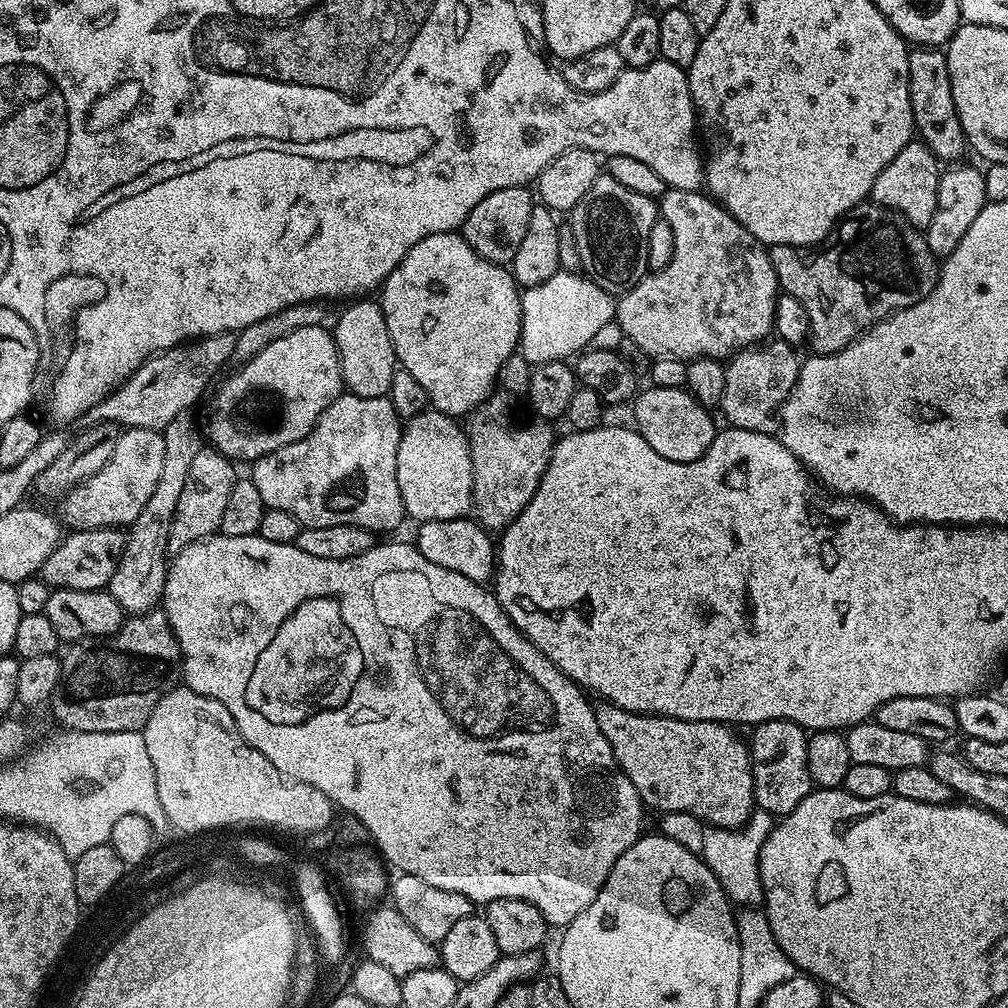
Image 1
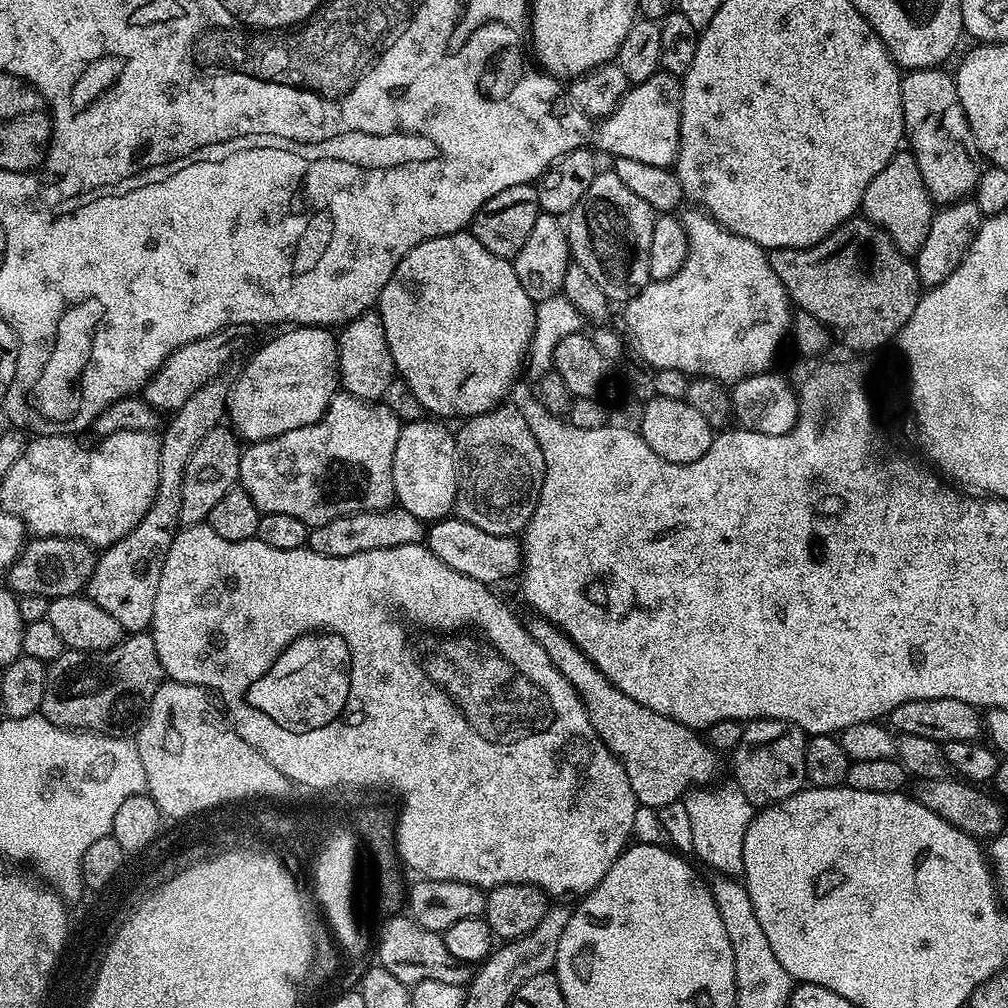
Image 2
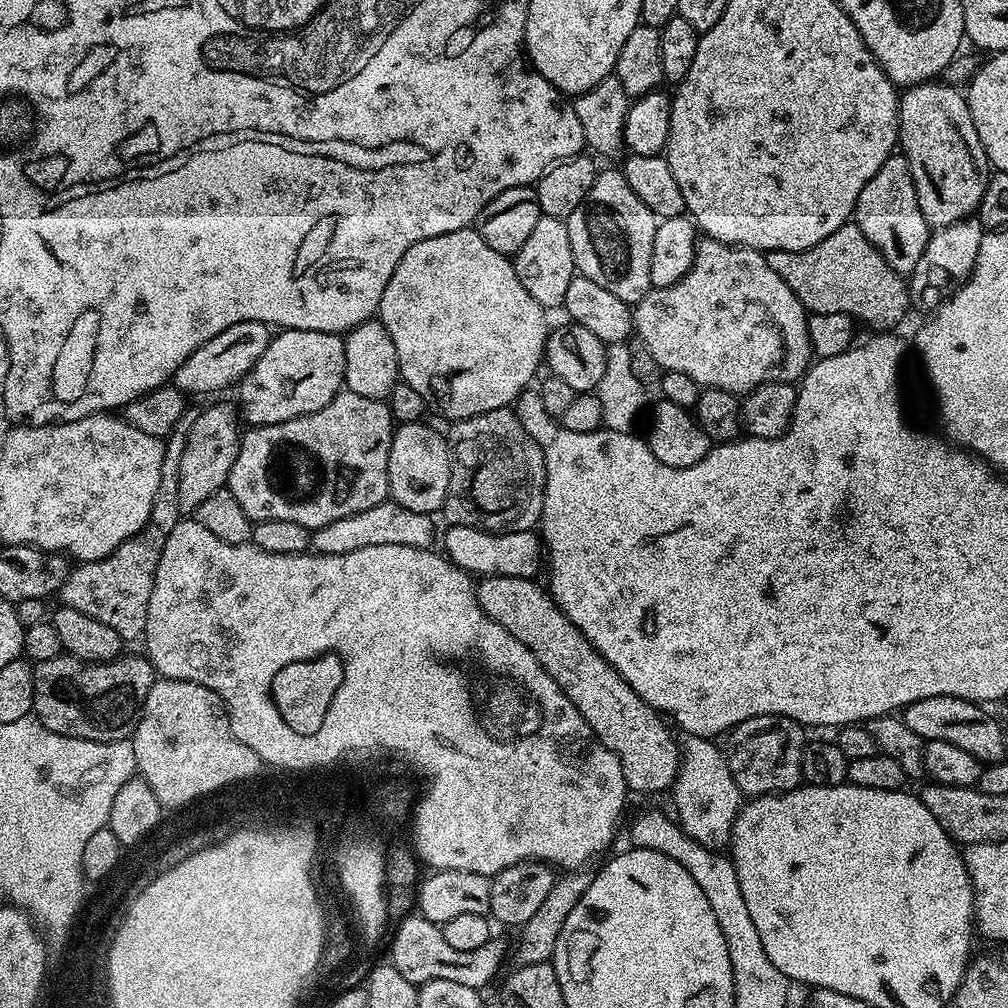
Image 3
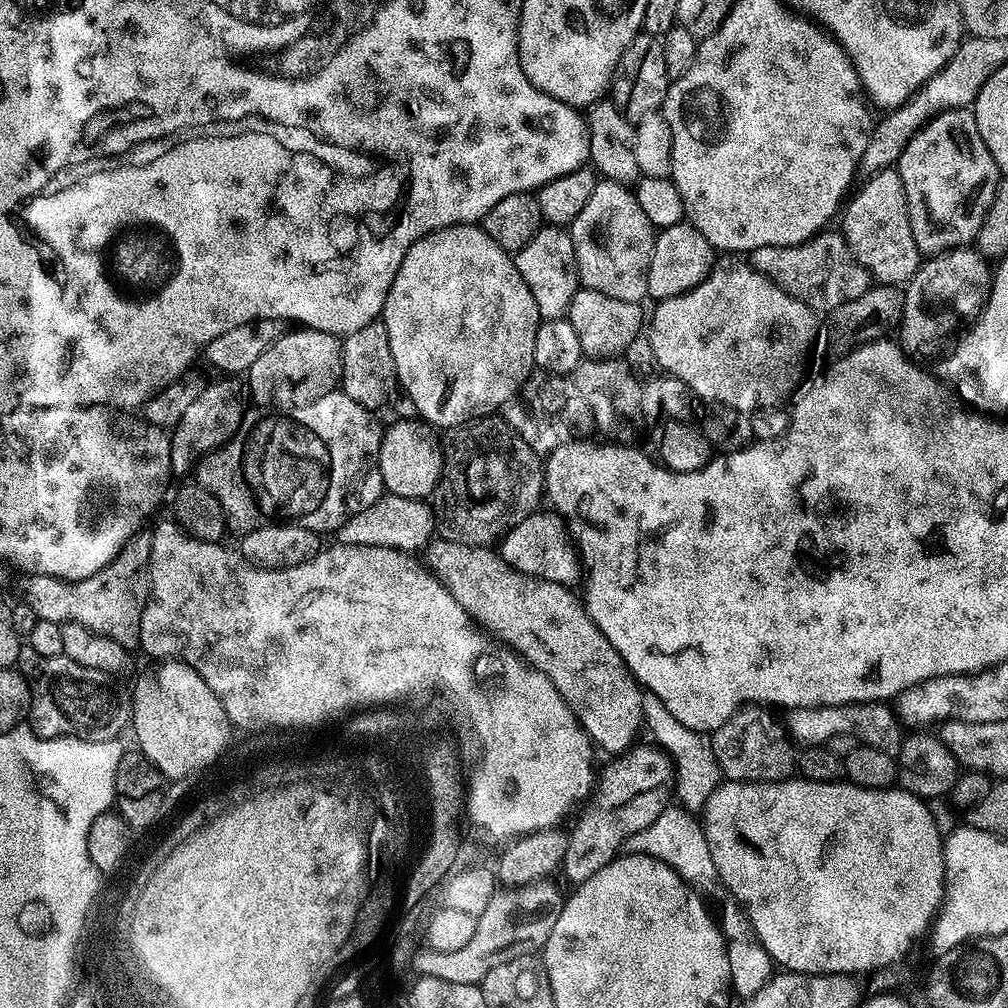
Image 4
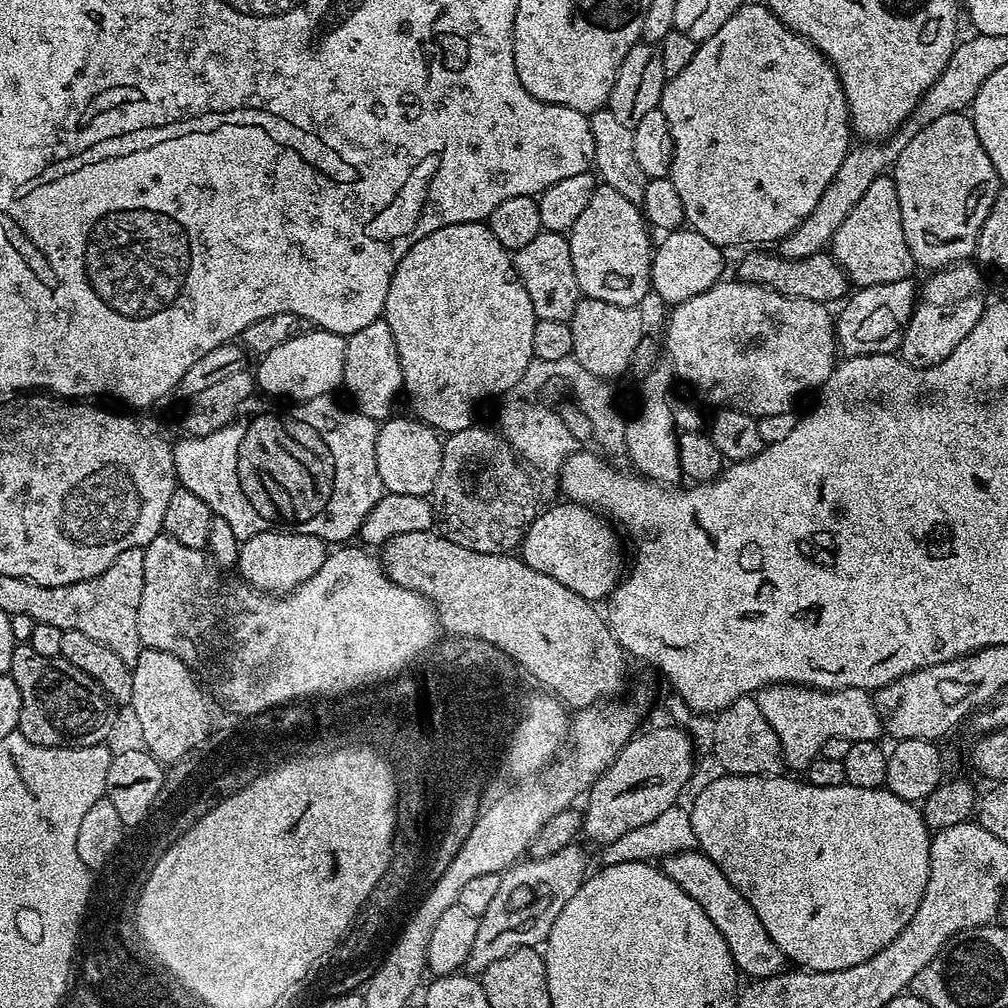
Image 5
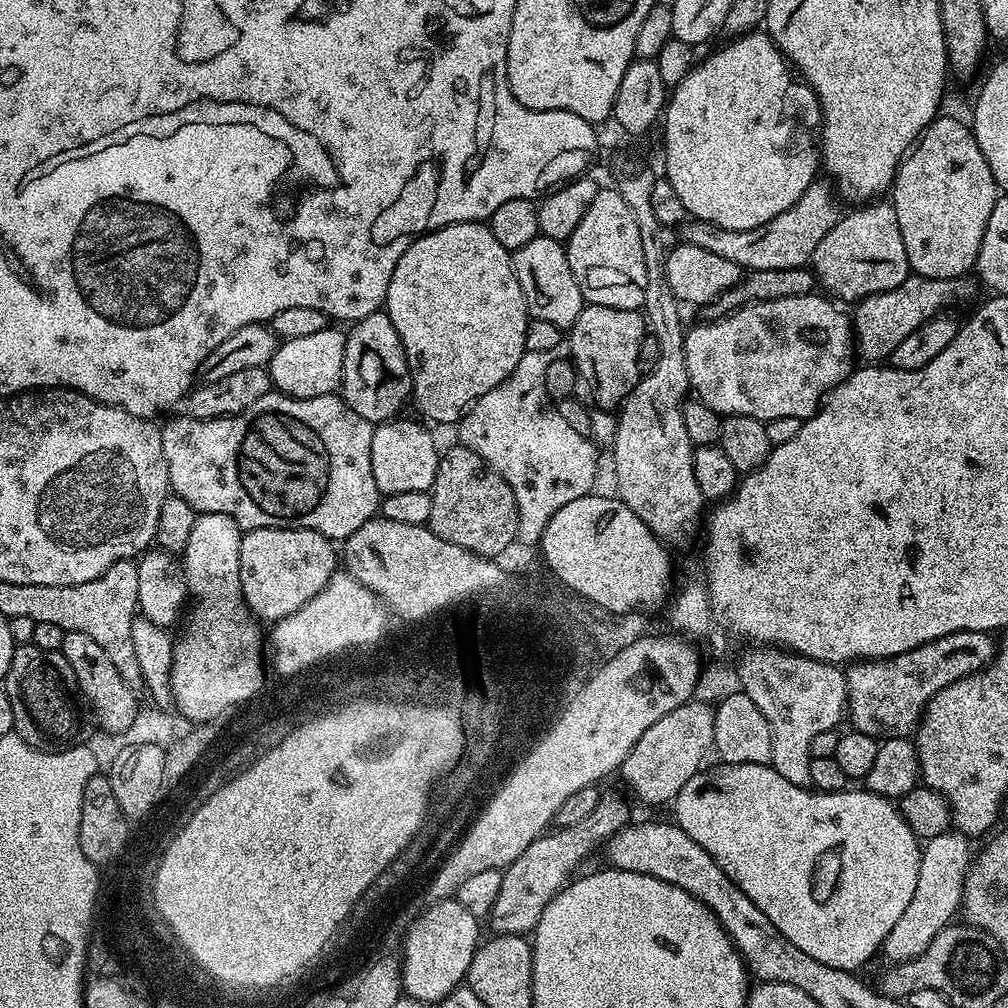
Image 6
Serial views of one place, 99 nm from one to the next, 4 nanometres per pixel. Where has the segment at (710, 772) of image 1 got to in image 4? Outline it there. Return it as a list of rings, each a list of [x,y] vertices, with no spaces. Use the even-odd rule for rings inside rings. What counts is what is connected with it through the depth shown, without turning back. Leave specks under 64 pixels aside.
[[[437,539],[435,542],[428,545],[426,555],[428,555],[428,560],[426,559],[427,567],[431,568],[432,571],[443,580],[444,584],[447,585],[450,592],[454,594],[458,606],[462,606],[464,611],[467,612],[477,624],[487,629],[499,643],[511,648],[525,664],[538,669],[539,672],[546,674],[550,678],[550,682],[556,687],[558,694],[562,694],[562,698],[570,706],[570,710],[576,715],[578,722],[586,730],[586,734],[591,738],[593,745],[595,745],[601,753],[604,751],[614,752],[612,754],[624,754],[637,743],[636,735],[639,734],[640,728],[642,732],[642,729],[645,727],[644,711],[642,710],[644,692],[640,685],[637,684],[635,678],[632,677],[632,671],[628,669],[626,662],[622,662],[618,650],[614,650],[614,646],[610,646],[606,634],[602,634],[602,630],[598,630],[598,626],[594,626],[594,622],[589,618],[586,609],[584,609],[583,599],[581,599],[577,593],[575,596],[575,594],[572,593],[573,589],[571,587],[555,584],[549,580],[539,580],[533,576],[522,574],[509,566],[501,556],[488,546],[475,548],[474,546],[466,546],[465,544],[459,544],[458,542]]]

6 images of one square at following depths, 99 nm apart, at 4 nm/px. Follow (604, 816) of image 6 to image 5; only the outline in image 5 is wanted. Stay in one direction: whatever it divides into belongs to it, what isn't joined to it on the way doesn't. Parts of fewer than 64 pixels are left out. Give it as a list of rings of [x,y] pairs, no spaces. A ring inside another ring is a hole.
[[[579,843],[568,844],[558,854],[550,854],[546,858],[524,858],[512,865],[501,875],[500,885],[486,914],[478,917],[478,934],[474,934],[474,946],[470,946],[470,954],[466,965],[467,971],[472,974],[479,974],[490,966],[498,958],[504,958],[508,952],[513,952],[515,948],[536,948],[547,941],[550,930],[562,914],[562,906],[578,894],[578,890],[583,886],[586,877],[589,875],[588,856],[579,848]]]

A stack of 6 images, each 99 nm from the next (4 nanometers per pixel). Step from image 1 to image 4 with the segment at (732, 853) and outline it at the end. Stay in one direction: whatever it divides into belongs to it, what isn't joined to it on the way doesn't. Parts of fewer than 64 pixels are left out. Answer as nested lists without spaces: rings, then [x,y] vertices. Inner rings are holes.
[[[644,692],[642,710],[647,731],[652,731],[652,736],[657,745],[668,753],[668,759],[674,769],[674,800],[679,807],[688,813],[699,813],[708,805],[708,800],[714,794],[716,787],[722,783],[720,767],[714,758],[712,741],[703,732],[690,730],[690,726],[682,726],[666,706],[652,692]]]

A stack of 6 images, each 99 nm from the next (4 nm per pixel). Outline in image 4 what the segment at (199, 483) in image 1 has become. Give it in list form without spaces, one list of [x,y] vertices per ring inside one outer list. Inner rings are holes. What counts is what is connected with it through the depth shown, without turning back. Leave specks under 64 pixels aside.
[[[216,378],[213,384],[212,381],[205,383],[202,394],[198,394],[198,399],[182,414],[182,422],[178,422],[178,426],[170,432],[170,462],[177,477],[186,475],[196,463],[199,465],[205,458],[237,439],[241,431],[240,423],[244,420],[244,400],[246,404],[246,388],[239,379]]]

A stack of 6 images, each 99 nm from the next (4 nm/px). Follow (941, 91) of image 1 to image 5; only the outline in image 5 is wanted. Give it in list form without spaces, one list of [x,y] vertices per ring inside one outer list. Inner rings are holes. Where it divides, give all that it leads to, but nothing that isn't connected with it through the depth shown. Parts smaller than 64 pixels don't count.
[[[964,112],[945,114],[914,134],[896,160],[894,179],[898,206],[902,210],[902,234],[906,234],[906,246],[910,246],[913,265],[939,270],[967,261],[976,251],[982,222],[986,222],[986,214],[990,214],[990,206],[994,206],[994,198],[1002,187],[990,162],[990,154],[986,154],[982,142],[978,142],[978,130],[974,130],[971,115]]]

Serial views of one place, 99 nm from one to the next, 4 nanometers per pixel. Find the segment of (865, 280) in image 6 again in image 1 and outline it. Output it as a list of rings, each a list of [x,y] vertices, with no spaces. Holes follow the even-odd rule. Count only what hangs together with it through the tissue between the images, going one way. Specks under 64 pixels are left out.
[[[914,138],[874,178],[872,187],[871,203],[879,204],[882,208],[892,208],[898,214],[902,214],[915,228],[927,229],[928,224],[934,218],[936,207],[938,206],[938,182],[942,171],[941,161],[926,146],[923,140]]]

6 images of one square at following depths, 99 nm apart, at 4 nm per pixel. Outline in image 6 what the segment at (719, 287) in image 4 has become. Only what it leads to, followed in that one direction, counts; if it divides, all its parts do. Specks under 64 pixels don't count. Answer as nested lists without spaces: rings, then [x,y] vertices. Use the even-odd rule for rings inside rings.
[[[809,294],[806,296],[795,296],[794,298],[778,298],[774,302],[756,302],[739,308],[737,312],[723,316],[721,320],[709,320],[699,322],[687,329],[684,334],[684,353],[686,354],[686,374],[688,375],[688,387],[695,399],[701,400],[710,410],[720,413],[721,417],[726,416],[749,416],[762,421],[773,420],[774,418],[798,418],[800,421],[809,420],[818,410],[822,397],[837,388],[845,378],[854,371],[852,356],[854,357],[854,324],[835,308],[827,295]]]

